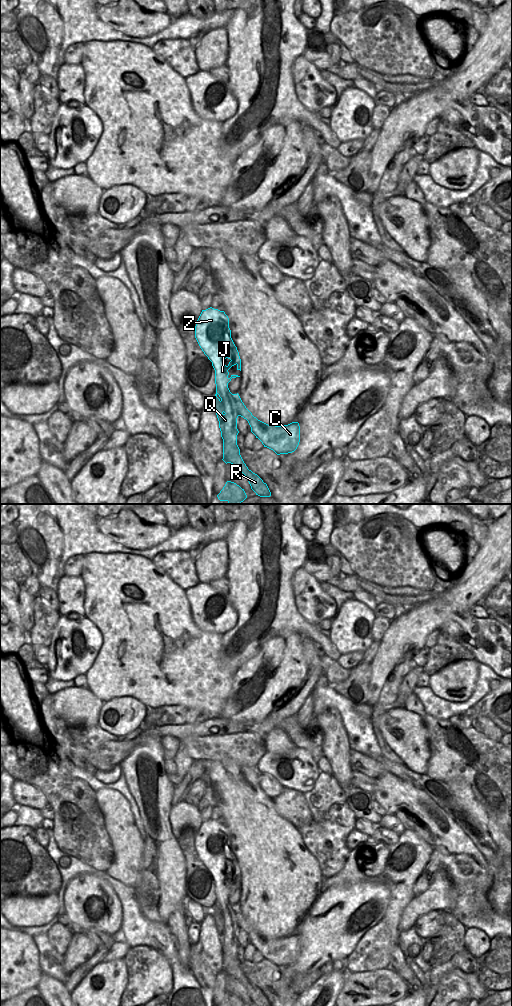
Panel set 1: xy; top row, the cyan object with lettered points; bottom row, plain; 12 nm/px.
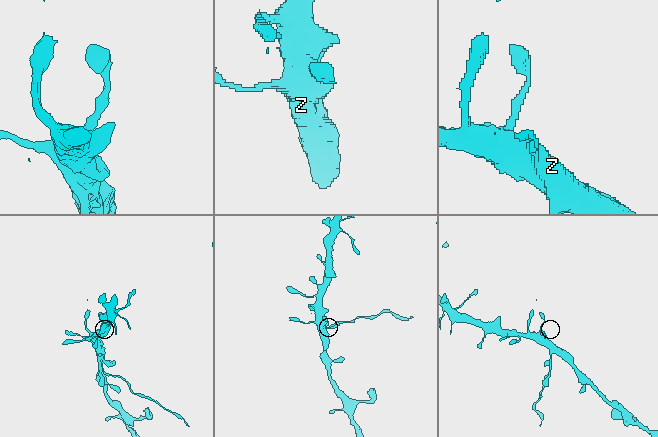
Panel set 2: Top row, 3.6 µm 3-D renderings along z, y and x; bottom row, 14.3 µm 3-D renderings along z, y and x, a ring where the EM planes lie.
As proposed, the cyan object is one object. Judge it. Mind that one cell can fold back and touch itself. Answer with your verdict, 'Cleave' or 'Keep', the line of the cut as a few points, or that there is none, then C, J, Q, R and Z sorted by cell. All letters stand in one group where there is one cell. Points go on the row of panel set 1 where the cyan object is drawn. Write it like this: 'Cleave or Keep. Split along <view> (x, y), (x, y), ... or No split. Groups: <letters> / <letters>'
Cleave. Split along xy (234, 394), (236, 409), (239, 415). Groups: C J Z / Q R.

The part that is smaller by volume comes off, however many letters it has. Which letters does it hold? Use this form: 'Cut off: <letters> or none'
Cut off: Q, R

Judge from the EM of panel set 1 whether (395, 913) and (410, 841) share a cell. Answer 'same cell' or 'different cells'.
same cell

